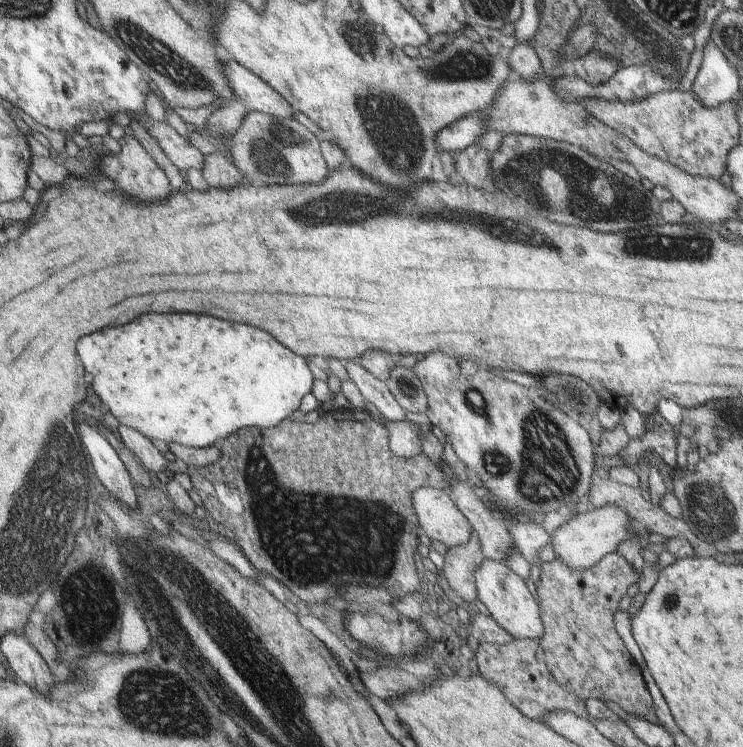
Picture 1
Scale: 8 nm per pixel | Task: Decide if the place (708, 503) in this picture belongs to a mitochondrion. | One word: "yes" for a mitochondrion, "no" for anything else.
yes

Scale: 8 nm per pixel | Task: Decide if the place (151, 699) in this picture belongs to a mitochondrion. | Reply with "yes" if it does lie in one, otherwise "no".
yes

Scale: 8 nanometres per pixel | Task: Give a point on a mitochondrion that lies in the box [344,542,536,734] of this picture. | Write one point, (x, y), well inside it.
(377, 638)

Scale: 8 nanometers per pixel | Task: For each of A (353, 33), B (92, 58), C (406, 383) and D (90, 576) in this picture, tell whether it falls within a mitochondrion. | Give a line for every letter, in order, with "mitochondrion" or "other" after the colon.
A: mitochondrion
B: other
C: mitochondrion
D: mitochondrion

